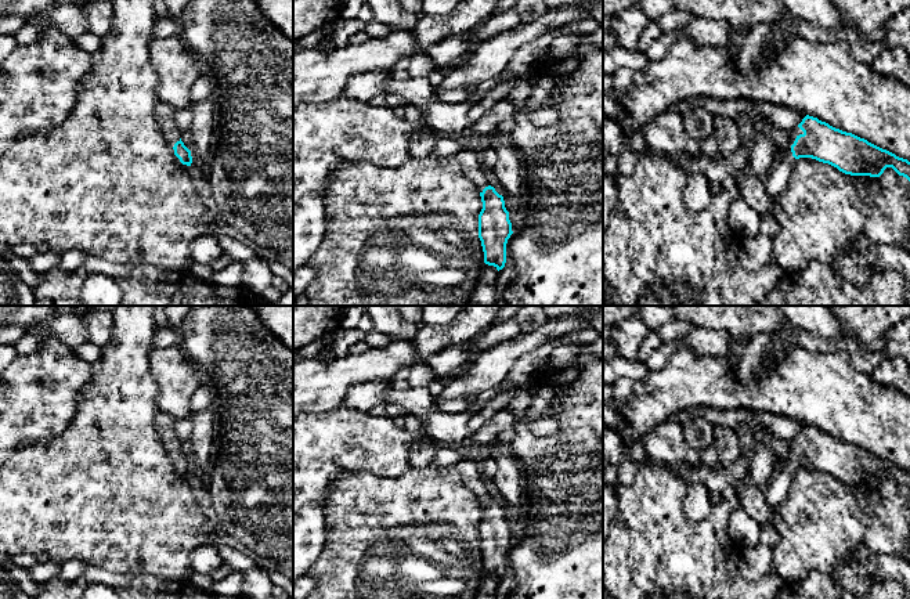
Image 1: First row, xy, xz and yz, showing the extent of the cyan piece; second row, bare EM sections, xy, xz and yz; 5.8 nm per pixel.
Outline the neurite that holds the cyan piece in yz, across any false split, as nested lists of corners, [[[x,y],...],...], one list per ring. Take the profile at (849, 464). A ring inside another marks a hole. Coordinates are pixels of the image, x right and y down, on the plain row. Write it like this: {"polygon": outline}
{"polygon": [[[802,423],[802,432],[787,441],[788,452],[779,458],[762,487],[770,508],[787,495],[795,470],[812,468],[851,486],[880,487],[886,477],[910,491],[910,472],[864,448],[842,441],[817,427]]]}

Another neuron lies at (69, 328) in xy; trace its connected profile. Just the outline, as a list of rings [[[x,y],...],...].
[[[75,313],[59,314],[53,321],[46,321],[36,332],[26,333],[14,347],[17,356],[33,353],[41,343],[44,336],[51,332],[69,347],[87,343],[86,314]]]

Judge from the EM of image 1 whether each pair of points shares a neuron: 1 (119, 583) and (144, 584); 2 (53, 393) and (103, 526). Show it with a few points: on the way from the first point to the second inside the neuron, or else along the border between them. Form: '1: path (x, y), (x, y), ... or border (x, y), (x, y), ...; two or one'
1: path (125, 584), (138, 584); one
2: border (78, 397), (71, 422), (57, 436), (36, 443); two

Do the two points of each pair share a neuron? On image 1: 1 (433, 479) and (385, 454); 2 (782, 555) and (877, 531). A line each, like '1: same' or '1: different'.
1: different
2: same

